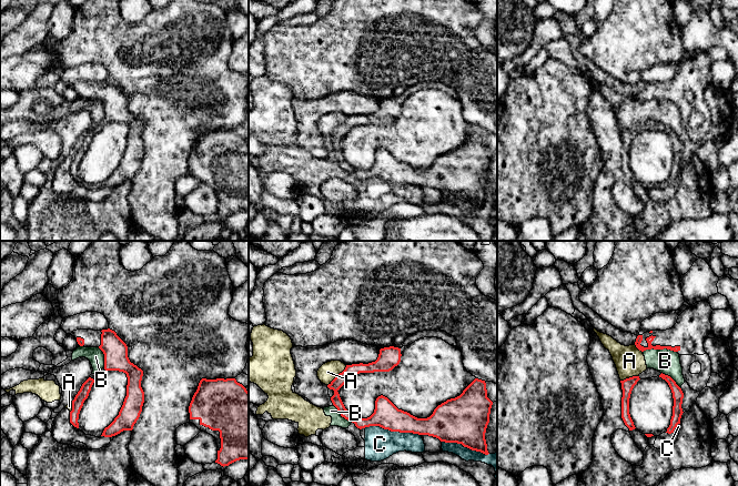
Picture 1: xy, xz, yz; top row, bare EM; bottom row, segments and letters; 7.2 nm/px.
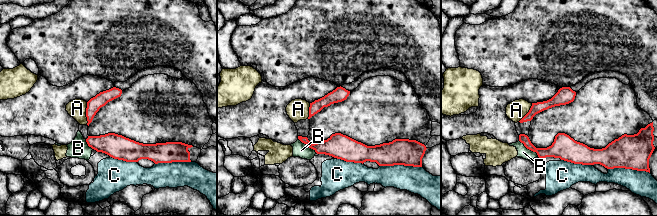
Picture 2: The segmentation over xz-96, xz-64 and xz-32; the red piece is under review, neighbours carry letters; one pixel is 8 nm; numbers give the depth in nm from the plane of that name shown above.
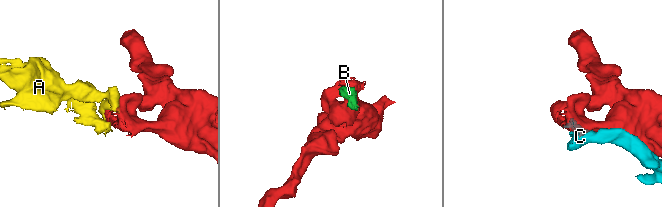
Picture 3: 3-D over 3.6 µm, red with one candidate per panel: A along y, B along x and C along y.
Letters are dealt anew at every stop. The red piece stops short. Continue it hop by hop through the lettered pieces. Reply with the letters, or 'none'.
none

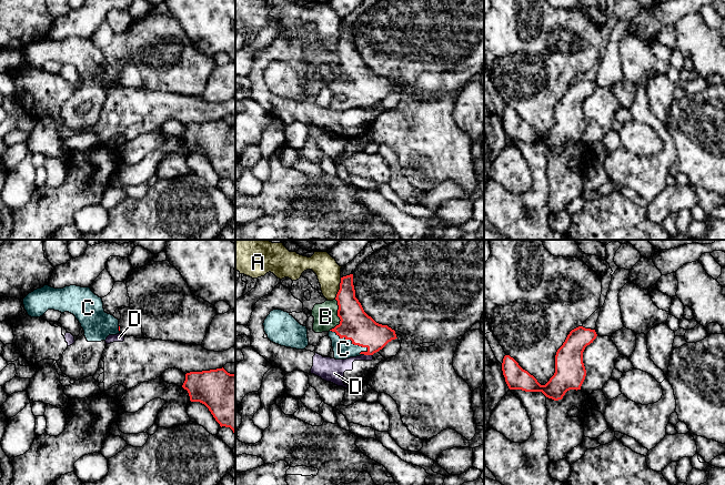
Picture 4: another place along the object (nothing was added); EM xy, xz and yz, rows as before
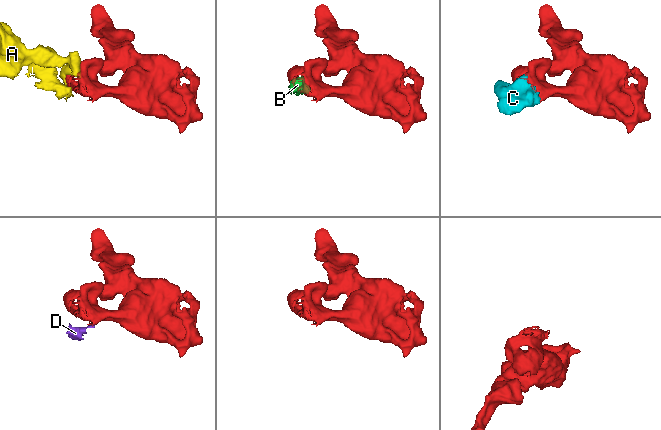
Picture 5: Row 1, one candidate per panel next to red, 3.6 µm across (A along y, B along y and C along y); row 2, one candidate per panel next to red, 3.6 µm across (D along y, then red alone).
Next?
C

